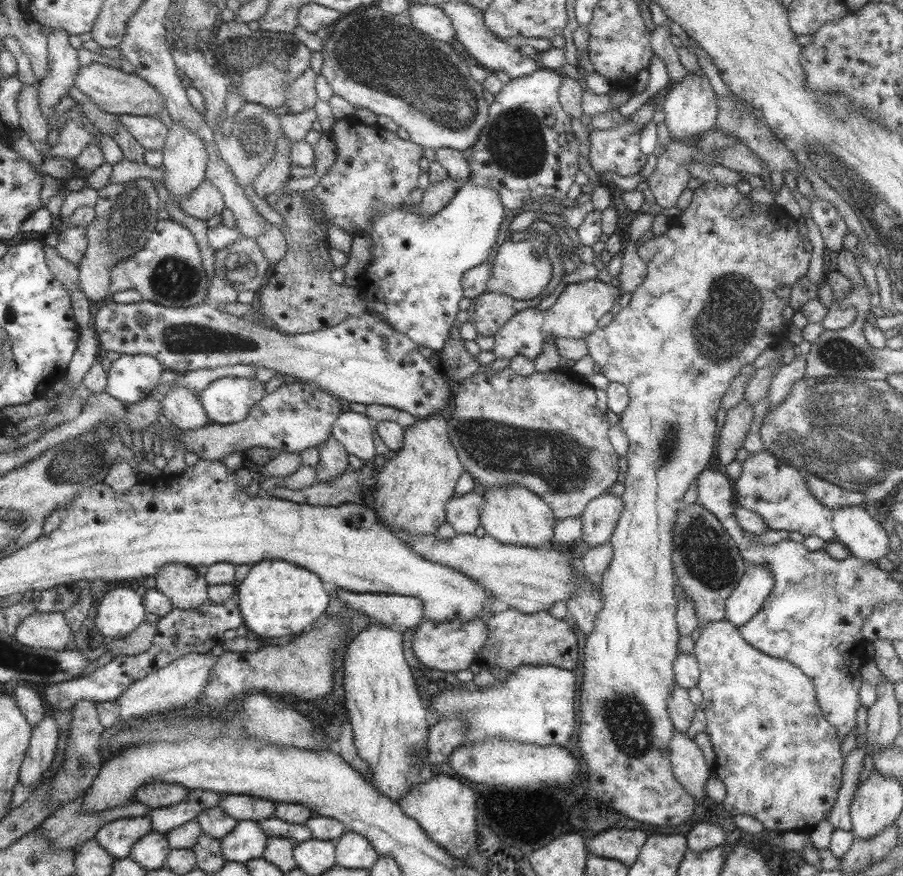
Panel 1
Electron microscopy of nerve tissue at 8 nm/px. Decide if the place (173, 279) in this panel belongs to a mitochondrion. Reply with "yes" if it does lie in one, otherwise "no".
yes

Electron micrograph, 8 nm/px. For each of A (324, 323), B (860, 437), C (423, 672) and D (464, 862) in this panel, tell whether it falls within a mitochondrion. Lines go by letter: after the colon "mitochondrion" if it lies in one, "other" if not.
A: other
B: mitochondrion
C: other
D: other

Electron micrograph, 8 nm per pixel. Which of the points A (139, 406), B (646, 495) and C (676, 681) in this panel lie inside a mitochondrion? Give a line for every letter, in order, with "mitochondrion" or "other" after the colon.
A: other
B: other
C: other

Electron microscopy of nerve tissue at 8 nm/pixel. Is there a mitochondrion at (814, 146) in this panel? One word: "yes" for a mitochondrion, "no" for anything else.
yes

